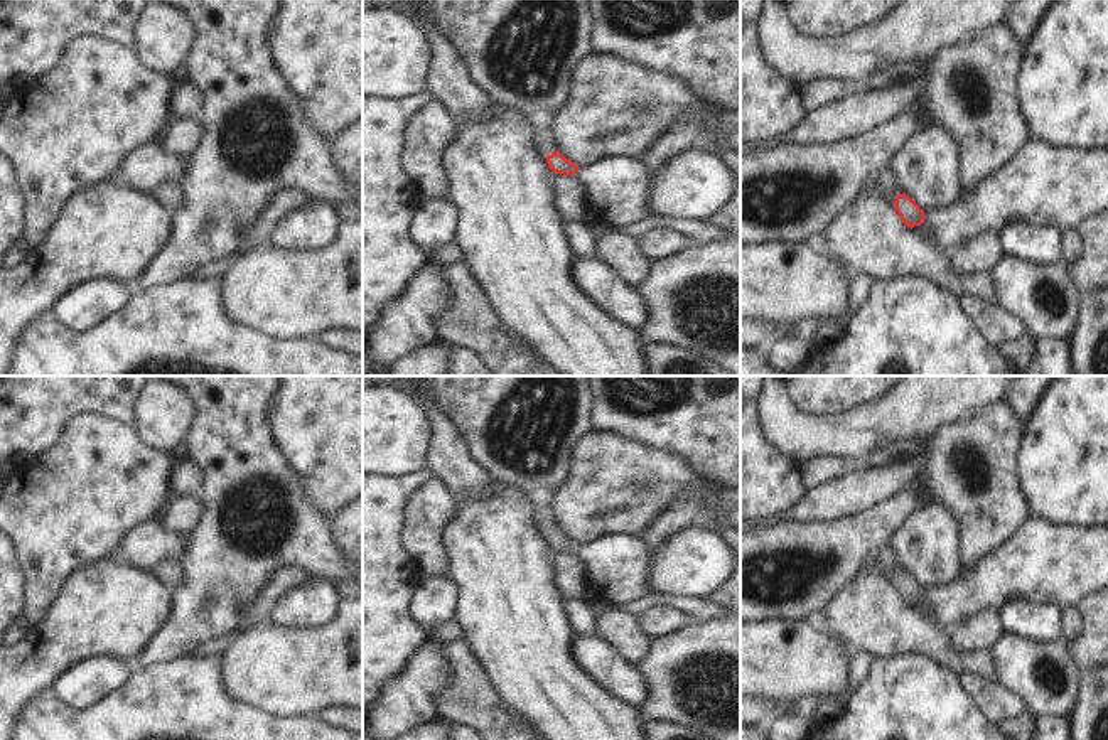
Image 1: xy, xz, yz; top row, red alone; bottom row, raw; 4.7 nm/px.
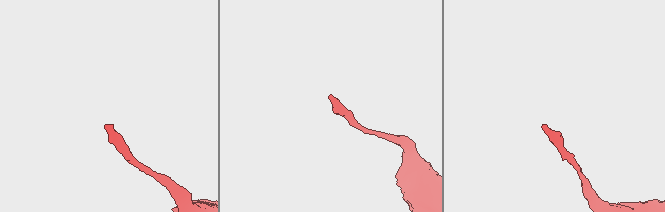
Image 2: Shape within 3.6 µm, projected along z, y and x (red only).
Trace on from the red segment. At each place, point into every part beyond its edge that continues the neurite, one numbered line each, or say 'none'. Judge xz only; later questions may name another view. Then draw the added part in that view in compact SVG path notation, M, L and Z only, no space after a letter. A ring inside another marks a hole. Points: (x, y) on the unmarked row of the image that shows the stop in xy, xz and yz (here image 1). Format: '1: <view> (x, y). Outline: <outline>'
1: xz (542, 511). Outline: M533 497L533 517L540 531L545 534L555 531L558 526L553 519L548 501Z

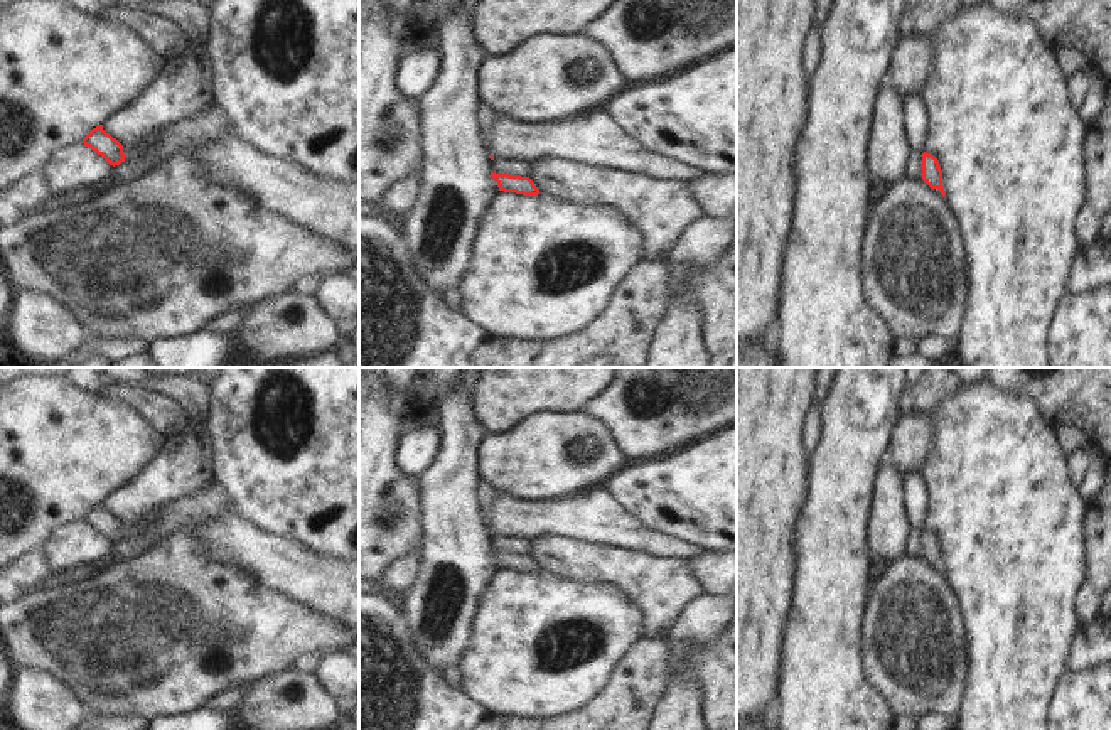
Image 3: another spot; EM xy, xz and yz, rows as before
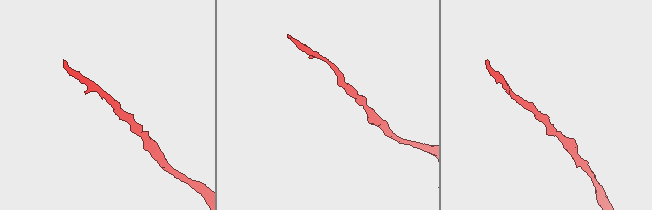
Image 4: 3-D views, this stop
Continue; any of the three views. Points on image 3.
none

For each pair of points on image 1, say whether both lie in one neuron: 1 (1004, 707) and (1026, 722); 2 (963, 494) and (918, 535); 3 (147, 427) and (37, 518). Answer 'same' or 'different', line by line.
1: different
2: different
3: different

